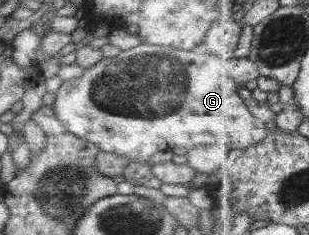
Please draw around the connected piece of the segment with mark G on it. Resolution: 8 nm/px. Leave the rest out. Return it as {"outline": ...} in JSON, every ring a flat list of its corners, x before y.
{"outline":[[140,43,112,58,101,58,77,78,63,81,54,93,54,104,50,108,66,132,95,144,99,151,116,154,132,163,149,163,152,154,172,151,173,148,216,145,245,149,264,140,269,129,263,120,251,113,247,102,240,97,241,86,230,77,227,57,222,67,219,57,202,49,184,51]]}

